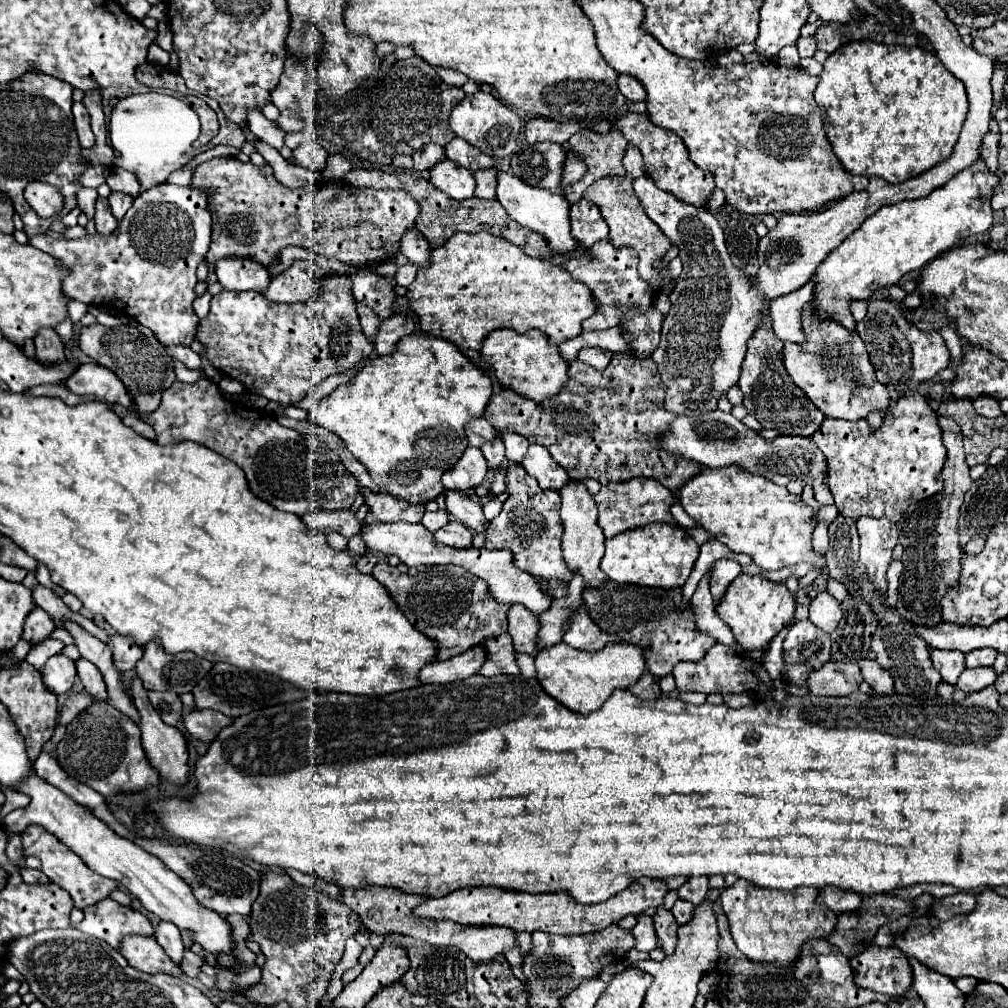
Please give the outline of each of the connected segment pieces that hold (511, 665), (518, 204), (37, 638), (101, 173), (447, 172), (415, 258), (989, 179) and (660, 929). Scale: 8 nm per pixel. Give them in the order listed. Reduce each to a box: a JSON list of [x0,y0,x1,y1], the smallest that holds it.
[[480,634,520,678],[496,172,582,254],[22,606,56,646],[78,166,108,188],[430,160,476,200],[400,230,430,268],[812,160,1000,330],[654,906,678,954]]

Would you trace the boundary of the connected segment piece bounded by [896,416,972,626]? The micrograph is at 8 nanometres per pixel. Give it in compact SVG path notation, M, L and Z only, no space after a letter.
M938 416L938 424L942 428L944 446L948 448L948 460L942 468L942 484L944 488L920 502L914 502L906 508L902 518L898 520L900 544L904 546L904 572L900 576L898 588L898 614L906 616L908 622L918 626L936 626L942 624L942 596L956 586L960 578L960 558L962 548L958 544L958 514L964 502L964 494L970 490L970 468L966 464L962 432L960 426L946 416Z

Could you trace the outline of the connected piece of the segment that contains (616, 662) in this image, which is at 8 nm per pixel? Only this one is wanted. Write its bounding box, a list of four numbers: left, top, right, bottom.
[534,642,646,714]

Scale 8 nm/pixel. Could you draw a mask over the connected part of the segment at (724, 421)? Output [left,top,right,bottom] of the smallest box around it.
[660,410,826,486]

